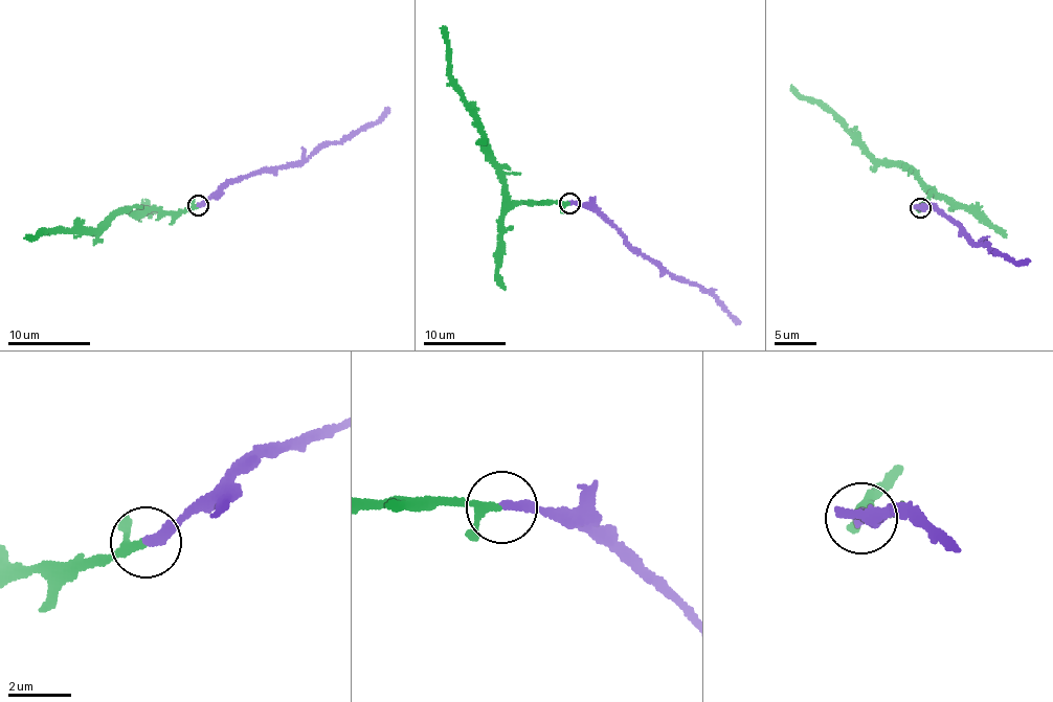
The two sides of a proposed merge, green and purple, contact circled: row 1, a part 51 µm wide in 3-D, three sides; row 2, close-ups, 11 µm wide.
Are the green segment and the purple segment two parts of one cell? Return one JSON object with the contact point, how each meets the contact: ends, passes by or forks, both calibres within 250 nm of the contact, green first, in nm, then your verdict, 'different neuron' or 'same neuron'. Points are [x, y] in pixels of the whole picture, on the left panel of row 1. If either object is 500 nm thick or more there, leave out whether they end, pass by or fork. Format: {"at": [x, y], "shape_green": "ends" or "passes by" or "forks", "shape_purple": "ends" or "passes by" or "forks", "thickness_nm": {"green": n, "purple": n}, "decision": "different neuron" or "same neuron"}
{"at": [198, 205], "shape_green": "passes by", "shape_purple": "ends", "thickness_nm": {"green": 220, "purple": 320}, "decision": "same neuron"}

